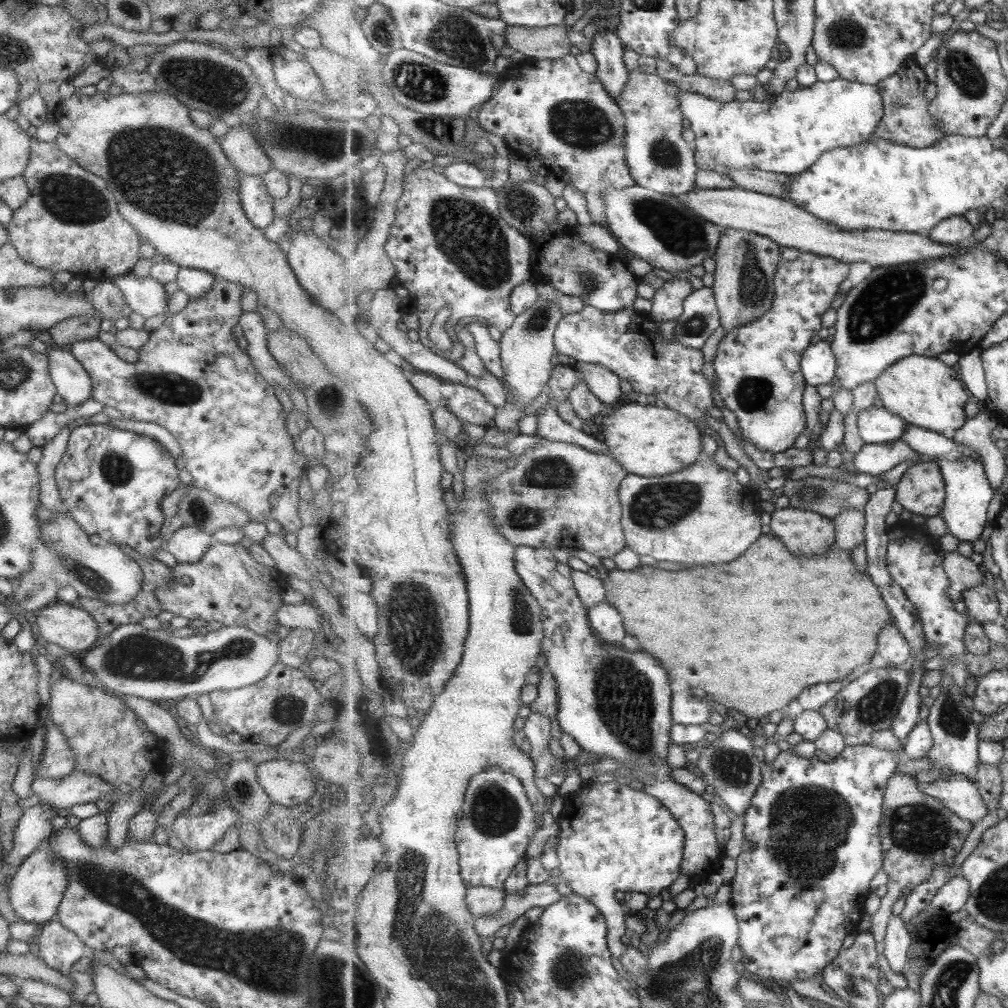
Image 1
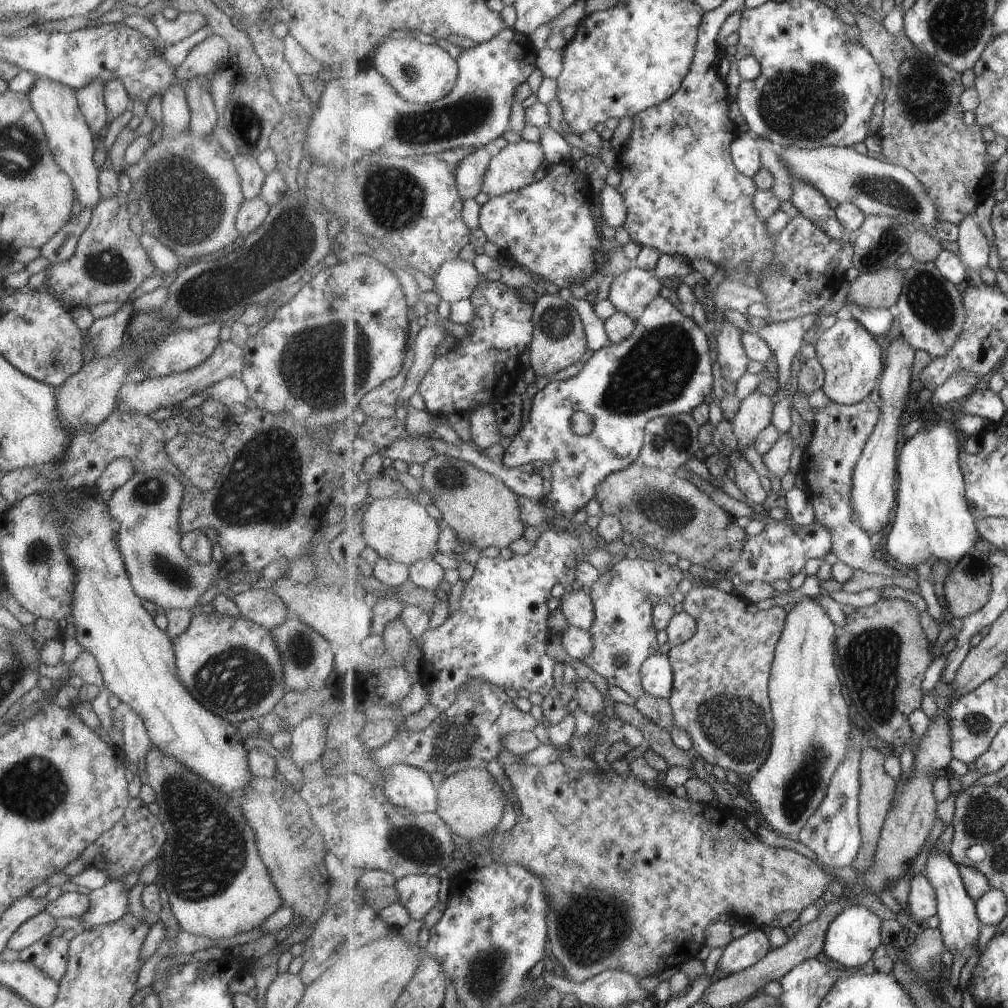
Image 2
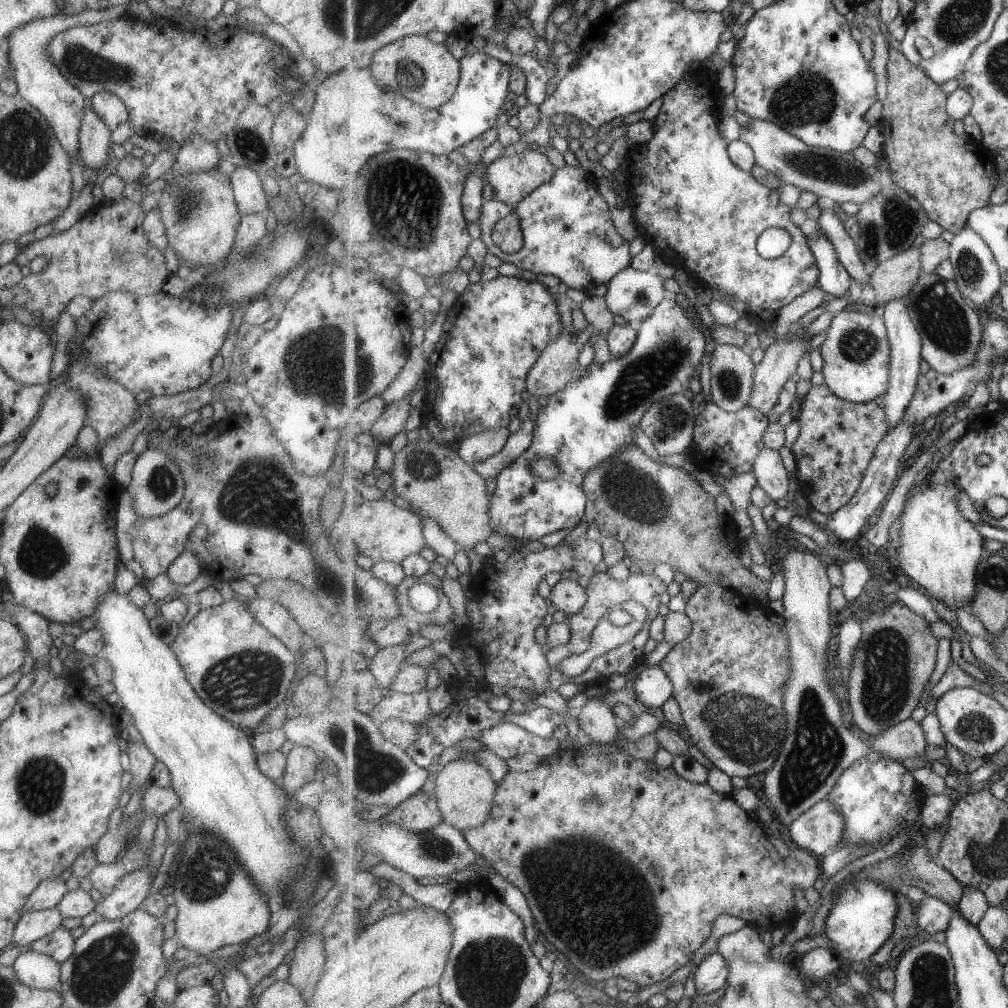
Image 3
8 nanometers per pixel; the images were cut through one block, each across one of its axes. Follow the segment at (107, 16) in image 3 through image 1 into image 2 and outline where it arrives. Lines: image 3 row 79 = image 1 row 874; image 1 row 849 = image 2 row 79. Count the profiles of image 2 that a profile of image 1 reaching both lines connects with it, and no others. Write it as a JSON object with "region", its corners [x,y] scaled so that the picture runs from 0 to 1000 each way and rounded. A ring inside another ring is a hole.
{"region":[[[40,75],[33,81],[33,85],[29,87],[29,91],[26,94],[31,103],[31,107],[33,107],[37,117],[39,117],[39,121],[43,127],[43,133],[45,133],[47,139],[47,145],[51,149],[55,163],[64,171],[64,175],[70,181],[70,187],[72,187],[72,192],[74,192],[74,208],[80,205],[90,208],[100,196],[96,179],[98,168],[92,163],[92,150],[94,149],[94,145],[92,145],[91,133],[88,131],[83,115],[78,109],[73,89],[50,77]]]}

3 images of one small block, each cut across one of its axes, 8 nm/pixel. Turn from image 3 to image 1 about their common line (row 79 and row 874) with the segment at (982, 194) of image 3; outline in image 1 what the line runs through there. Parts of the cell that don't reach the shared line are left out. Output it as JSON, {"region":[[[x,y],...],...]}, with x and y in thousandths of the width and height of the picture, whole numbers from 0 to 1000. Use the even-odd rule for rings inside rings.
{"region":[[[891,764],[886,769],[878,787],[877,810],[873,823],[877,839],[876,863],[882,870],[882,875],[876,891],[876,901],[864,911],[864,926],[870,935],[877,935],[881,917],[886,910],[883,900],[890,895],[890,891],[898,889],[898,881],[903,881],[902,885],[907,885],[908,880],[925,871],[928,857],[945,853],[953,845],[965,819],[965,815],[949,810],[932,792],[921,789],[903,765]]]}

